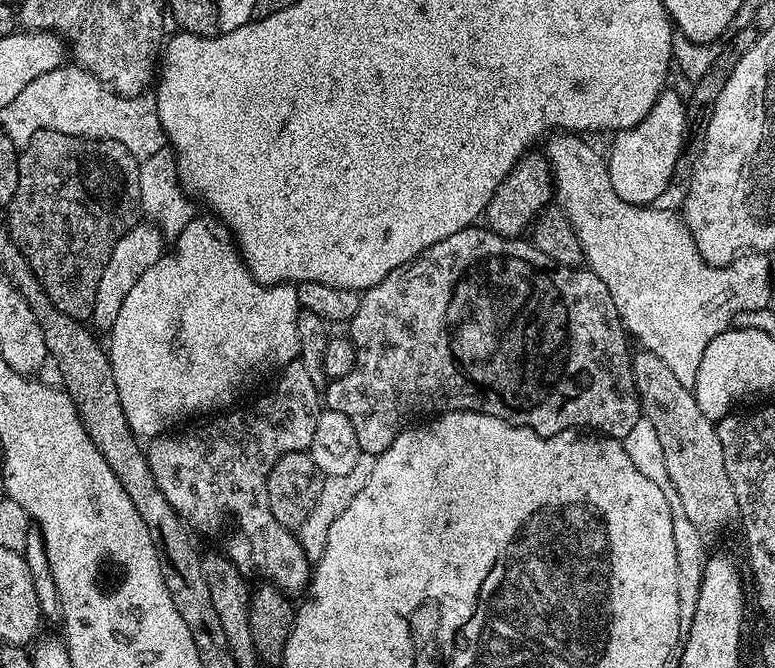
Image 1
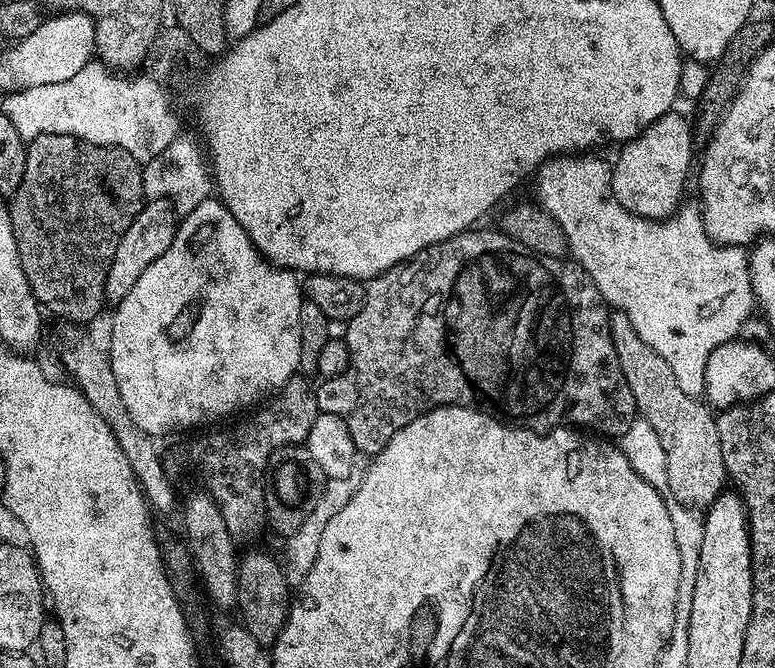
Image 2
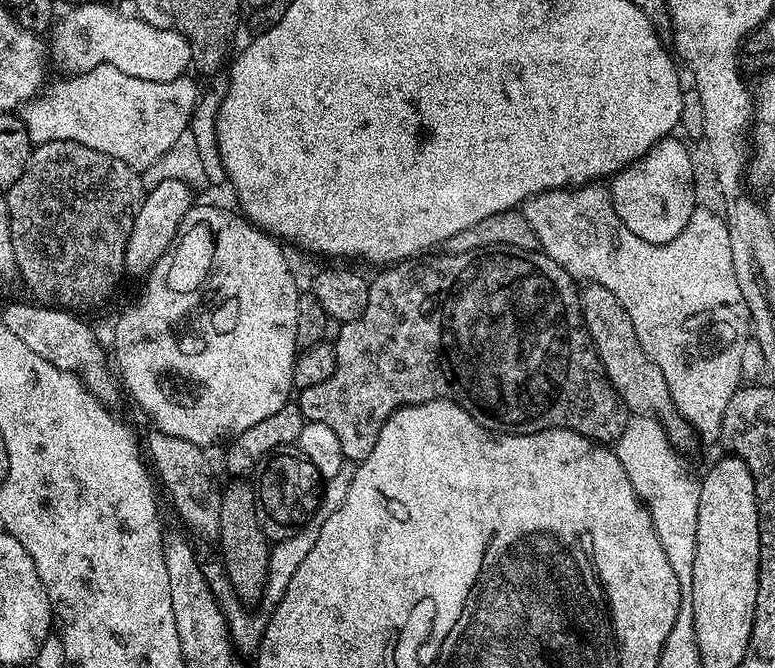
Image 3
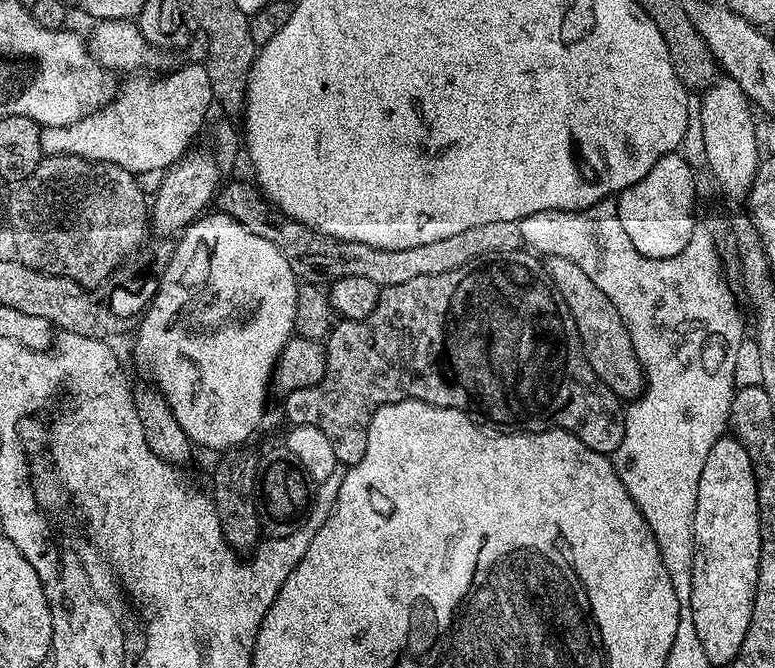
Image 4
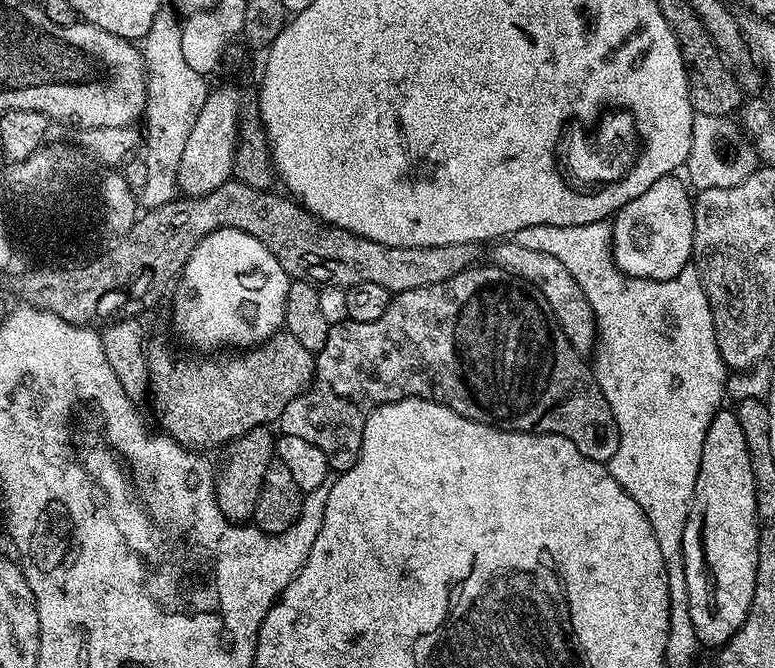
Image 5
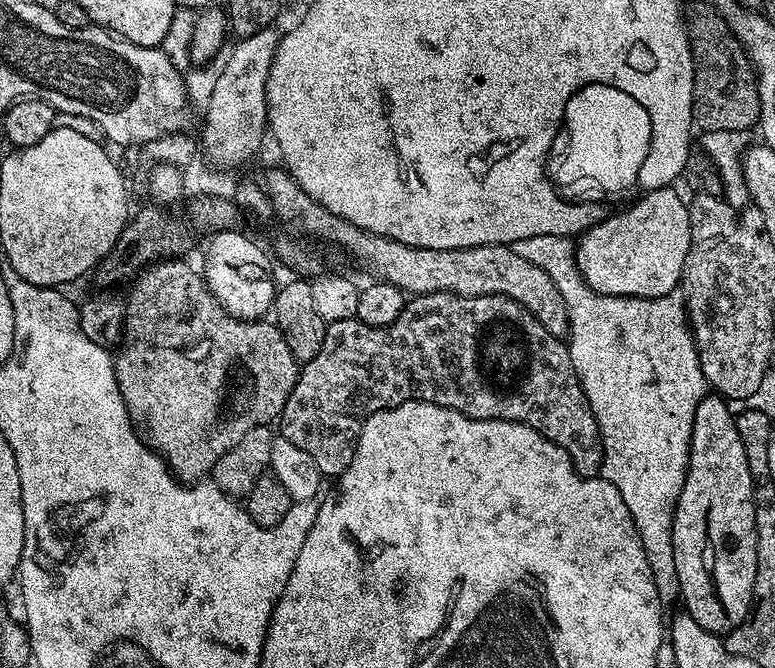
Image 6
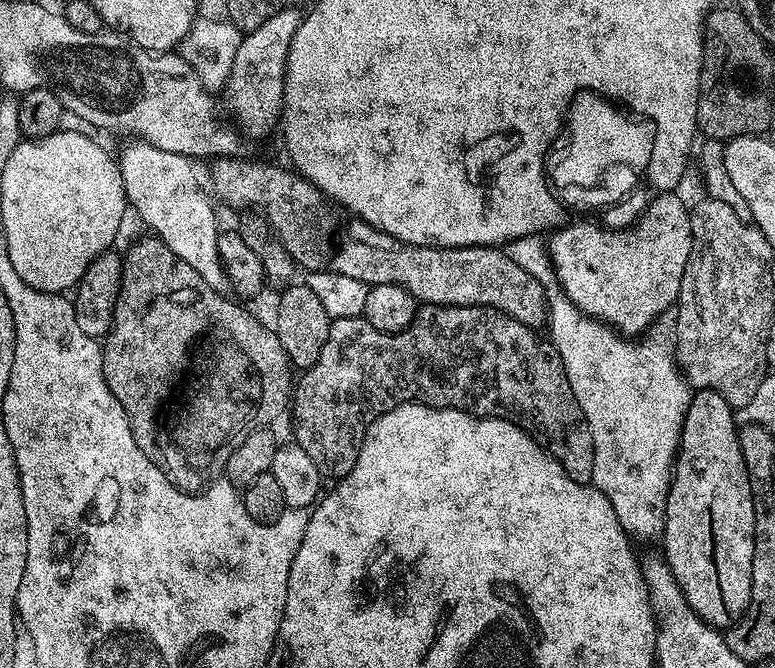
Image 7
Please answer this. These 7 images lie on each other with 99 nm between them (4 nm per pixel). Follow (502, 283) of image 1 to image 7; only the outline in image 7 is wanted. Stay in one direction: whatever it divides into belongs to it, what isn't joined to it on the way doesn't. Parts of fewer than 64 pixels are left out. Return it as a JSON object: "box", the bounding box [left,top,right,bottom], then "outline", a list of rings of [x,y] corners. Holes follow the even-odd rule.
{"box":[294,304,594,484],"outline":[[[424,304],[414,318],[414,322],[406,330],[401,332],[379,332],[370,326],[370,322],[359,316],[333,319],[328,325],[328,337],[326,346],[322,346],[322,354],[318,354],[318,362],[314,366],[303,369],[300,385],[294,388],[294,404],[296,400],[296,436],[295,443],[306,450],[307,456],[318,466],[321,477],[339,482],[350,470],[354,470],[354,462],[358,462],[360,447],[364,441],[366,430],[382,414],[394,410],[403,404],[425,404],[431,408],[453,408],[459,412],[468,412],[471,416],[491,418],[493,420],[509,420],[524,429],[533,440],[537,440],[551,456],[560,463],[562,470],[574,482],[579,484],[591,484],[594,474],[594,438],[590,434],[590,426],[570,390],[570,382],[566,378],[566,370],[562,366],[560,356],[547,339],[539,340],[537,333],[527,328],[522,322],[518,322],[512,316],[499,312],[496,308],[478,308],[475,306],[450,306],[449,304]]]}

